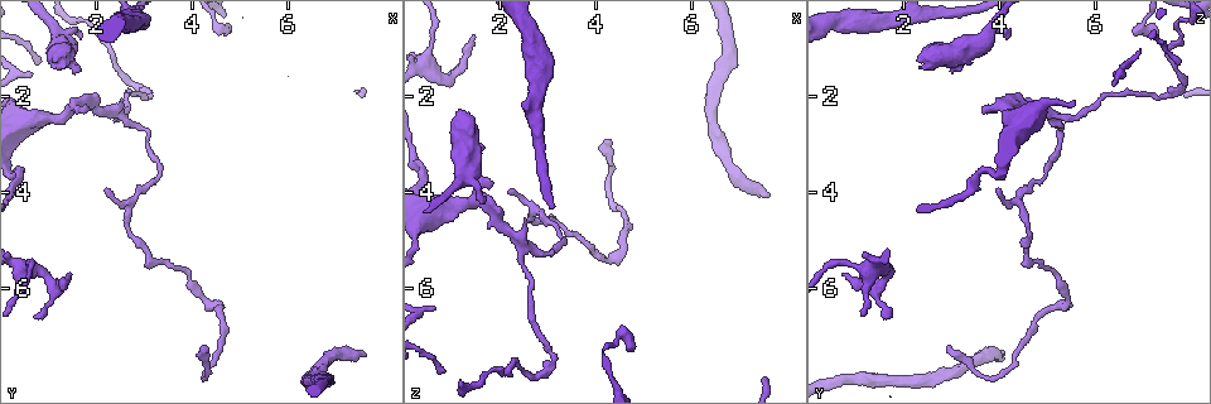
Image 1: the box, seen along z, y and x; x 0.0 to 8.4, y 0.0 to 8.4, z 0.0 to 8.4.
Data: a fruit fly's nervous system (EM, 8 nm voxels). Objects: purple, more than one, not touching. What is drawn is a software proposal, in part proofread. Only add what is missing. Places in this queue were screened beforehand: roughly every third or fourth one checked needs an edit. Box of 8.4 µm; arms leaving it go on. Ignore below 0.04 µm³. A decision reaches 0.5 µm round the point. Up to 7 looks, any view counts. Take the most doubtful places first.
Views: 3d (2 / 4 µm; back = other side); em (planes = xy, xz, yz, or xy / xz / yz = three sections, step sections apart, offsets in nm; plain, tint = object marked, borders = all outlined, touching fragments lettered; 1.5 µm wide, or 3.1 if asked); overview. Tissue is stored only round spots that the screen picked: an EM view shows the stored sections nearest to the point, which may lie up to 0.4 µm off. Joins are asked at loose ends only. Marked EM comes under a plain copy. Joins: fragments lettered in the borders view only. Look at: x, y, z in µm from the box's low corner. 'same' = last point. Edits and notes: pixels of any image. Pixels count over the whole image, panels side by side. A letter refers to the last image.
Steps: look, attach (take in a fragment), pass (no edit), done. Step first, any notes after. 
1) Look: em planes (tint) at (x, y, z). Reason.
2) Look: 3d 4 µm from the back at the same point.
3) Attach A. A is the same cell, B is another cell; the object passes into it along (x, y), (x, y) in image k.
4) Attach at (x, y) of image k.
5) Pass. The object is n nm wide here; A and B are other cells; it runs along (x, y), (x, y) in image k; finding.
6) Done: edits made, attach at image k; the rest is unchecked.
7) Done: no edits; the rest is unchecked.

Look: 3d 4 µm at (7.55, 7.35, 4.10). End of a long branch.

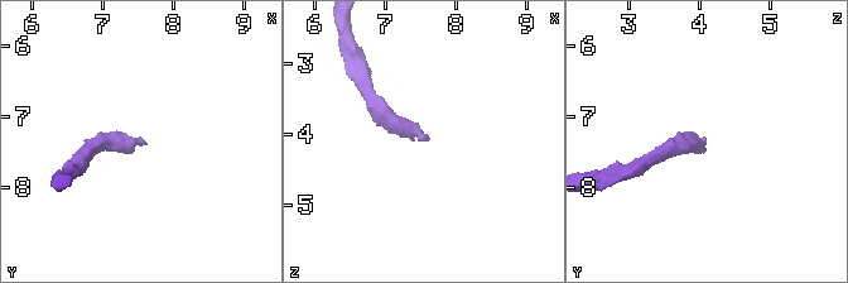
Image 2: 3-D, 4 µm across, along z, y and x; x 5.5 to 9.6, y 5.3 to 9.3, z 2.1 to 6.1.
Look: em planes (borders) at (7.65, 7.35, 4.10). Shape alone is not enough.

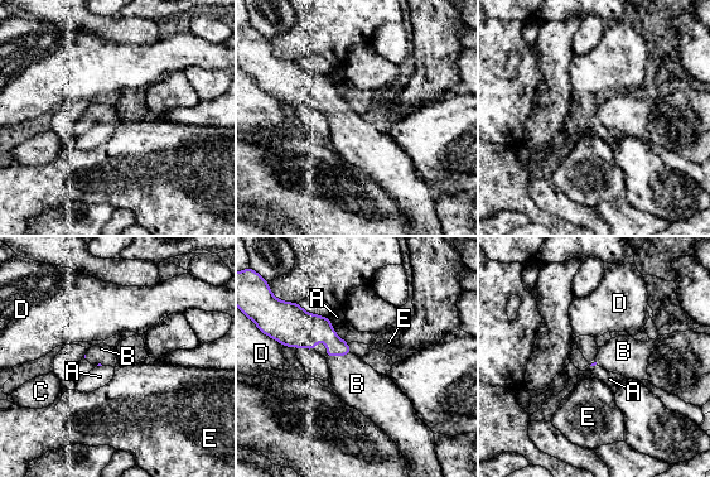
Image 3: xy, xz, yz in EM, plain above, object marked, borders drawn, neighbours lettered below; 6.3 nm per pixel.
Attach B. B is the same cell, A, C, D and E are other cells; the object passes into it along (308, 329), (338, 355), (357, 384) in image 3; it goes on there.

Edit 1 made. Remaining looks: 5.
Look: em planes (borders) at (0.75, 6.60, 1.75). Tapers out.

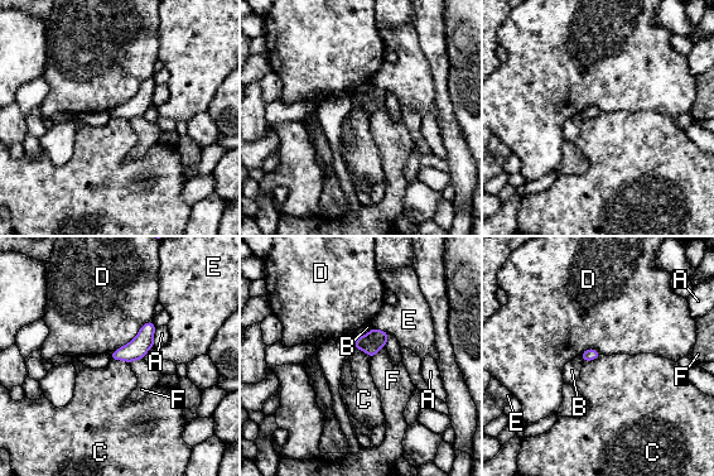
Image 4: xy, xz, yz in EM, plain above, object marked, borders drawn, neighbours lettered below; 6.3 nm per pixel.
Pass. A, B, C, D, E and F are other cells; a border runs along (112, 359), (129, 362) in image 4; none of them fits.

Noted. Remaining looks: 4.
Look: 3d 4 µm at (1.80, 2.20, 3.85). An open end.

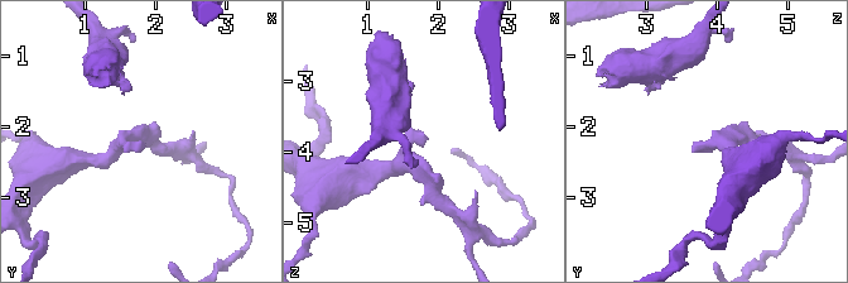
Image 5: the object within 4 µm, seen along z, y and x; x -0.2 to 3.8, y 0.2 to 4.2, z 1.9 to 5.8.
Look: em xz step 4 (borders) at (1.85, 2.20, 3.80). The arms are 160, 240 nm wide.

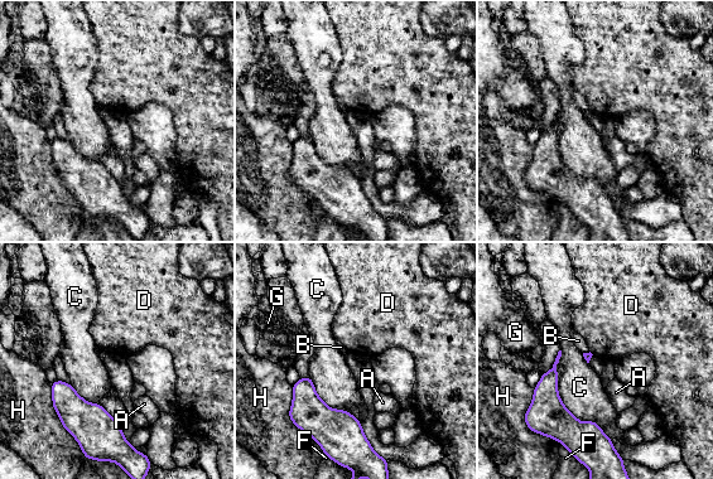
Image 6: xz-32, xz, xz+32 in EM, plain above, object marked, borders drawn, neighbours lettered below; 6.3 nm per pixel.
Look: em yz step 8 (borders) at the same point.

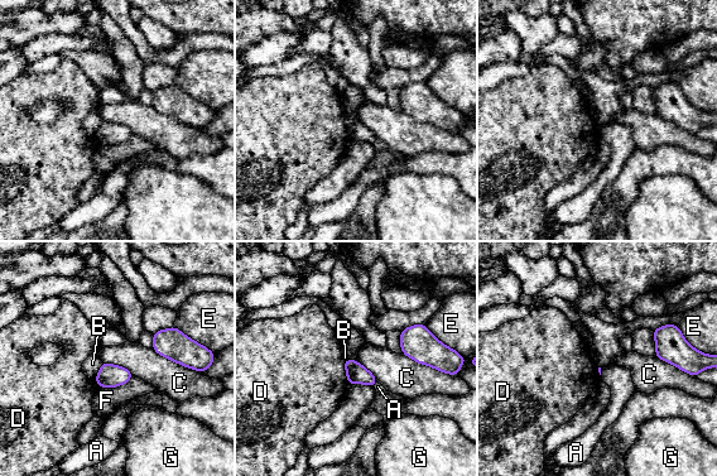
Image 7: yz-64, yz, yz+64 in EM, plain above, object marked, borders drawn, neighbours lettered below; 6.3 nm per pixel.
Pass. The longest contact is with C, 340 nm; A, B, C, D, E, F and G are other cells; a border runs along (343, 360), (349, 383) in image 7; no lettered fragment goes on from it.

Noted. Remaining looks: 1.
Done: edits made, attach at image 3; the rest is unchecked.

